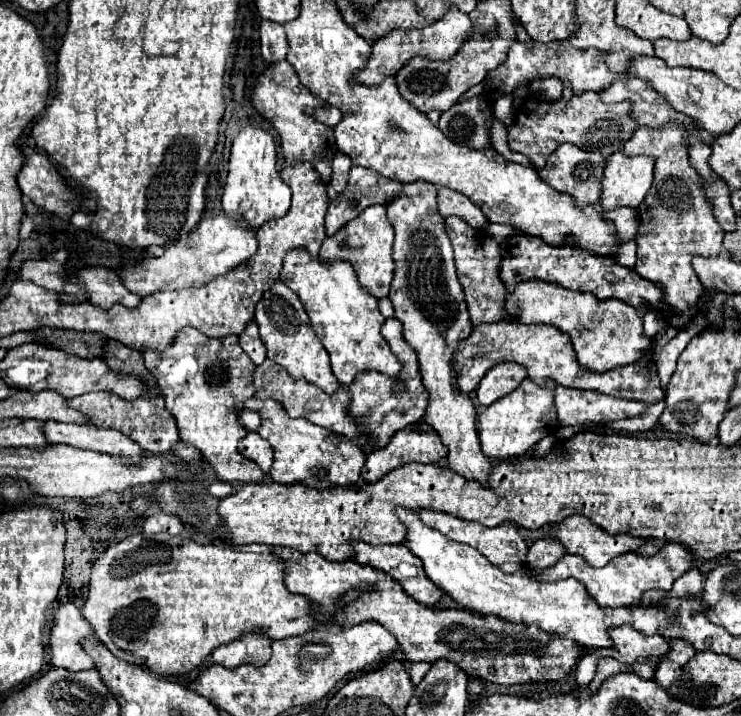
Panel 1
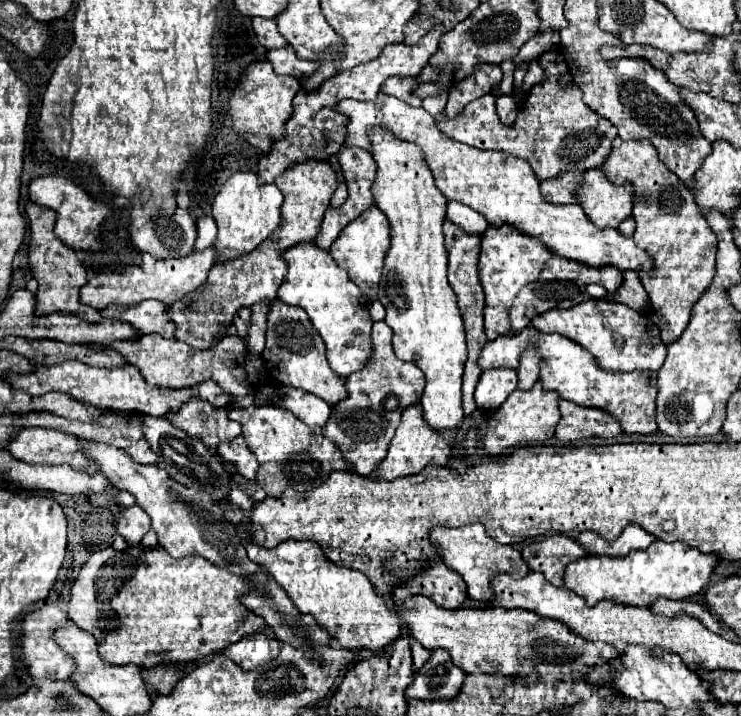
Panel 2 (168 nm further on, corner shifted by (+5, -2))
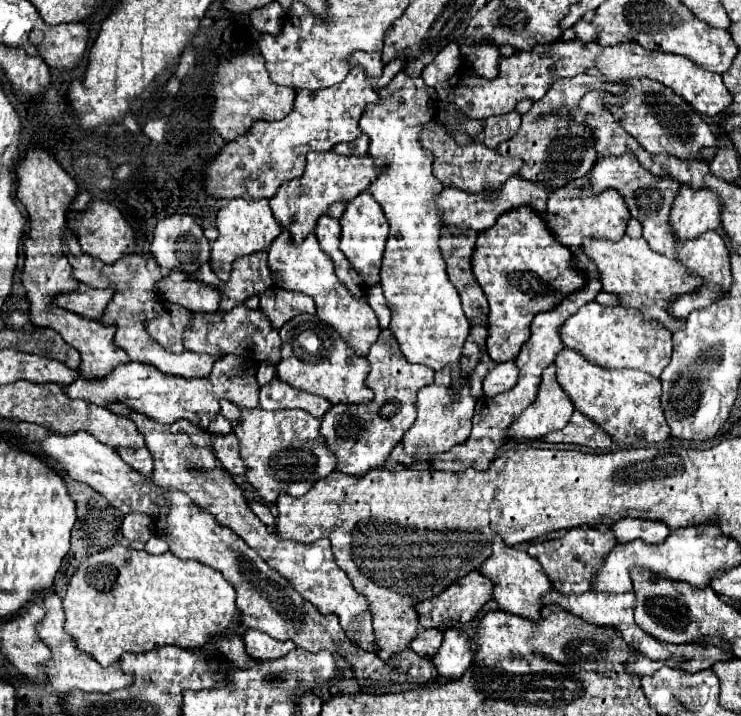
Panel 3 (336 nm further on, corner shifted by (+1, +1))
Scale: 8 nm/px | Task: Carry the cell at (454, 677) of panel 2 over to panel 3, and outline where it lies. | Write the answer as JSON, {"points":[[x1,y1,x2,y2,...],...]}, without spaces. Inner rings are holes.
{"points":[[448,628,444,632,444,642,432,662,438,668,442,678,460,678,472,662,472,640,468,640,468,632,456,632,456,628]]}

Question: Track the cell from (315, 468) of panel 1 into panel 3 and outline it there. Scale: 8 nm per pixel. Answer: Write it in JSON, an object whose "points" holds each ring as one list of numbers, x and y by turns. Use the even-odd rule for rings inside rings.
{"points":[[220,400,222,406,222,416,232,424,232,432,238,436,240,440,240,456,246,462,246,480,258,490,260,498,266,504,274,504,278,494,286,492,290,496,304,496,310,486,328,476,334,468,336,468,336,458,334,454,328,450,322,434,320,434,320,420,314,416,308,416,308,412,304,410,262,410,262,408,254,408,254,410,242,410,236,408,232,402,228,400]]}

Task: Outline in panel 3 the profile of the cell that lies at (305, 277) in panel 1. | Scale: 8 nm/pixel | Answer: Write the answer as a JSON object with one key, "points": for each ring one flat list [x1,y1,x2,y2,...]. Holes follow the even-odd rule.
{"points":[[282,230,282,234,272,242,272,246,268,250,268,268,272,272,274,286,312,296,316,302,318,318,322,322,330,324,346,340,346,344,350,348,354,348,360,356,368,354,368,348,376,342,376,338,380,334,378,318,376,318,374,310,368,304,364,304,362,298,352,296,336,280,332,260,328,254,324,254,320,250,320,244,318,244,318,238,314,232,310,232,302,244,290,244,288,230]]}

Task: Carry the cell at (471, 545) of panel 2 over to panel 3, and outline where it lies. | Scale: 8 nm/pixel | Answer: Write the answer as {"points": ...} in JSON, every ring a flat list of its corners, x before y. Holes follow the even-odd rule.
{"points":[[498,540,494,542,492,556,482,564,480,572,494,582,494,600,500,604,500,610,522,618,532,618,532,620,540,618,540,610,544,608,542,596,552,590,550,578,544,574,540,562,536,562,526,552,506,546,504,542]]}

